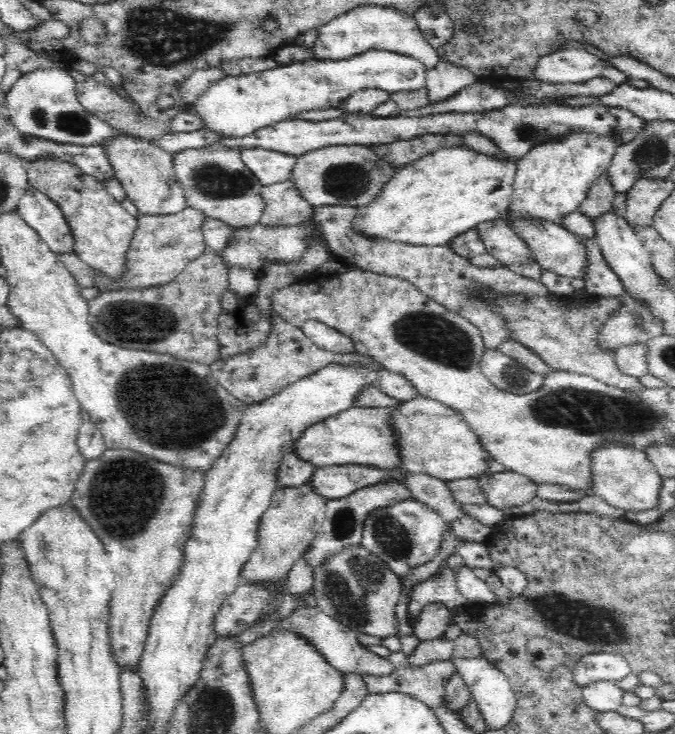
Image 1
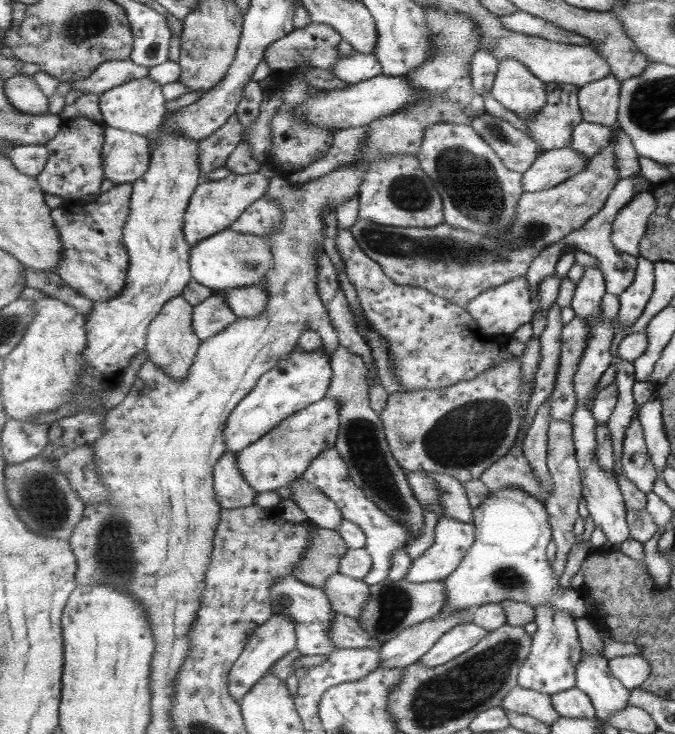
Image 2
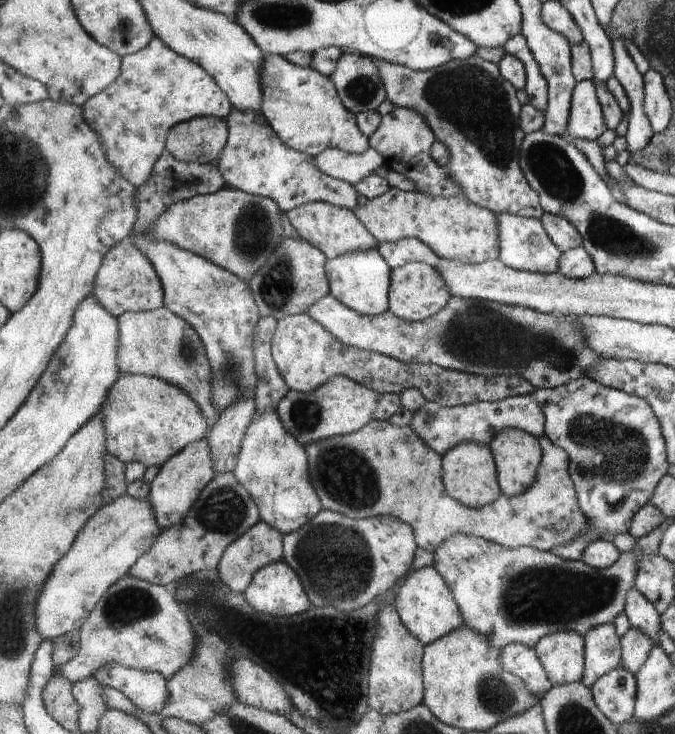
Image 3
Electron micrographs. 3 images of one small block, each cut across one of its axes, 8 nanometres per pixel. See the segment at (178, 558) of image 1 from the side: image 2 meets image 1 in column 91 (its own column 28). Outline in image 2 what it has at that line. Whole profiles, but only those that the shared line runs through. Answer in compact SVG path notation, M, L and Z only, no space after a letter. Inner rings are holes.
M39 455L21 464L8 464L5 479L13 506L31 531L43 536L71 540L77 523L84 518L86 505L81 496L77 496L63 472L59 472L49 460Z

